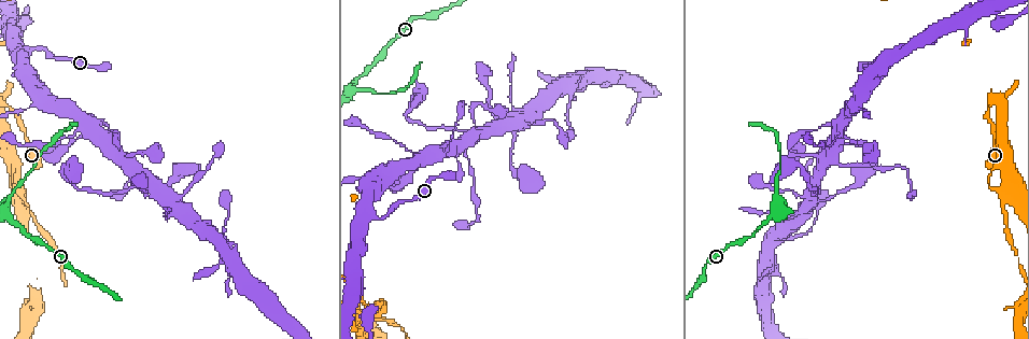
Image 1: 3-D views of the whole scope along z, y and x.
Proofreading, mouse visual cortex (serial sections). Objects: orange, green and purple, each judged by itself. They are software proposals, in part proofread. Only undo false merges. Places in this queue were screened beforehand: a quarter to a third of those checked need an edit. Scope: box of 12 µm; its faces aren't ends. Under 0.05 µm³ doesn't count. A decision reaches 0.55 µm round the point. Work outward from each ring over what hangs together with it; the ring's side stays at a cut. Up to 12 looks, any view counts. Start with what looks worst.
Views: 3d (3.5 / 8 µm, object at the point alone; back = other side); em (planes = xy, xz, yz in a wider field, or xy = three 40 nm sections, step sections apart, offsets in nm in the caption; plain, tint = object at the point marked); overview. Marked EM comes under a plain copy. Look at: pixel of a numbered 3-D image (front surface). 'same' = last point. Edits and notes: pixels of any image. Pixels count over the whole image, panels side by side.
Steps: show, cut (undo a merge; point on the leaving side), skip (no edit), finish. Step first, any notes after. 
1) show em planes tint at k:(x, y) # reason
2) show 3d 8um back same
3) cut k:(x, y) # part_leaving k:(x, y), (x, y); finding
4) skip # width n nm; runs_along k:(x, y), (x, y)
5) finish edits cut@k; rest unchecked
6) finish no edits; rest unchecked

show 3d 8um at 1:(375, 319) # thick turns thin

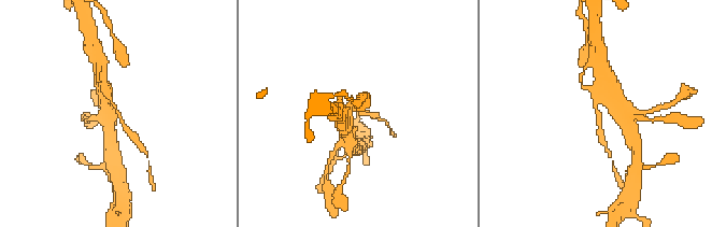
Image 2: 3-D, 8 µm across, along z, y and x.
show 3d 3.5um at 2:(596, 111)

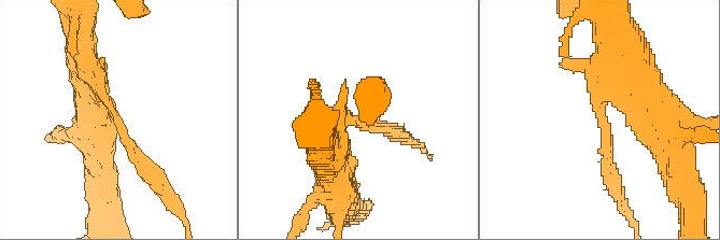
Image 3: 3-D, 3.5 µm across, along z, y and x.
show em xy step 2 tint at 3:(358, 121)

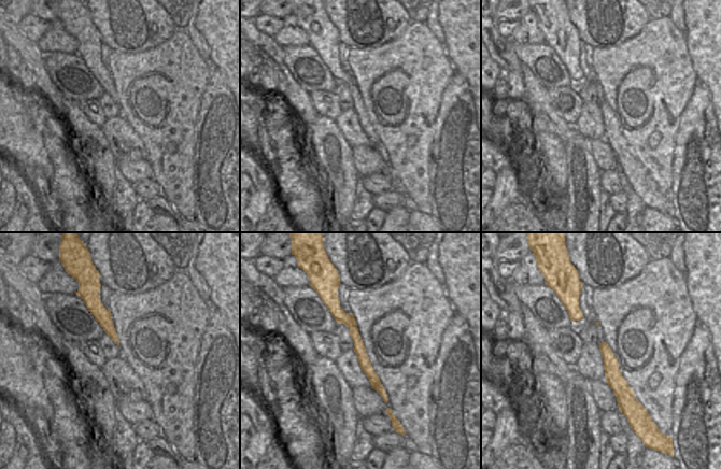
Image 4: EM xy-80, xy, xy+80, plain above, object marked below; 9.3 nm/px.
cut 3:(131, 149) # part_leaving 3:(116, 117), (137, 160), (172, 203); two cells meet here

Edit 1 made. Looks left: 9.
show overview # see it whole again

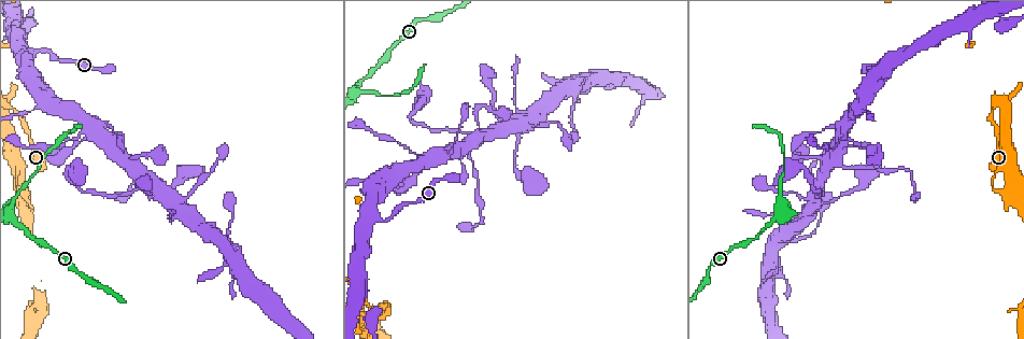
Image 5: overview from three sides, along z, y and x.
show 3d 3.5um at 5:(16, 191) # sudden change in width

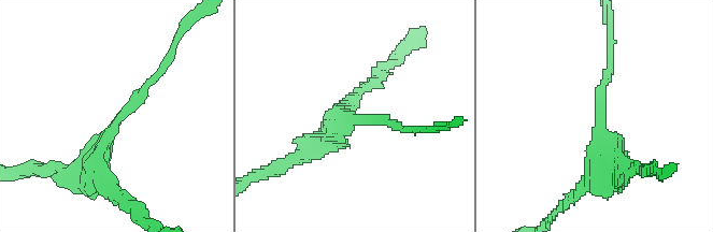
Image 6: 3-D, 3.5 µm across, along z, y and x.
show em xy step 3 tint at 6:(599, 118) # arm_widths 150, 300 nm; now the EM

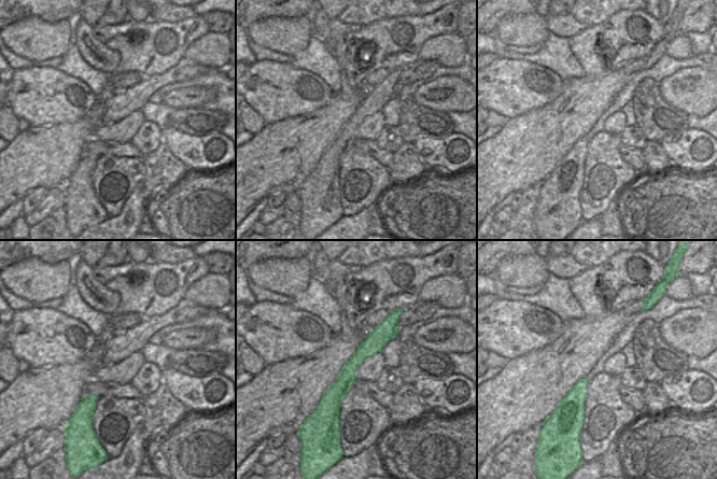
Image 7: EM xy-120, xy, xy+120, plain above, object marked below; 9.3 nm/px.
show em xy step 5 tint same # cut it another way

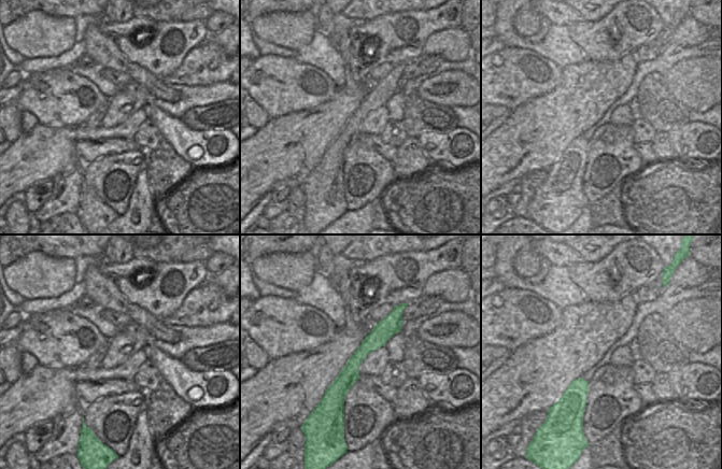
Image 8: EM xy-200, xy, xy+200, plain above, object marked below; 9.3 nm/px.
skip # runs_along 6:(101, 179), (101, 144), (165, 61); one cell here

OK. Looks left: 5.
show 3d 3.5um at 5:(865, 105) # a fork

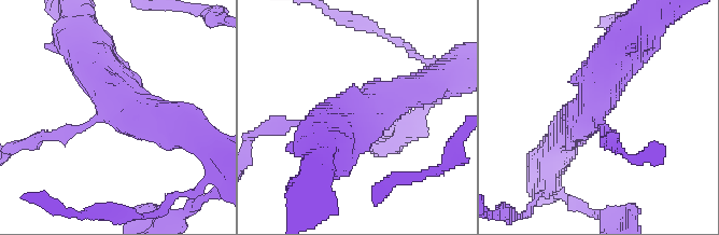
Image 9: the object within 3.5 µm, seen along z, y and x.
show em planes tint at 9:(598, 114) # arms 3; arm_widths 150, 500, 500 nm; shape alone is not enough

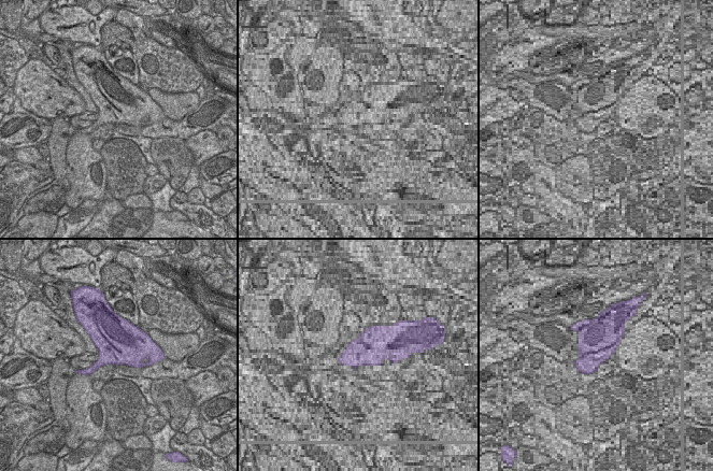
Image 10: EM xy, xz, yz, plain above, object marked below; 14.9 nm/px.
skip # width 650 nm; runs_along 9:(84, 43), (137, 115), (183, 125); one cell here

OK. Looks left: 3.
show 3d 3.5um back at 5:(90, 137) # two arms at a narrow angle

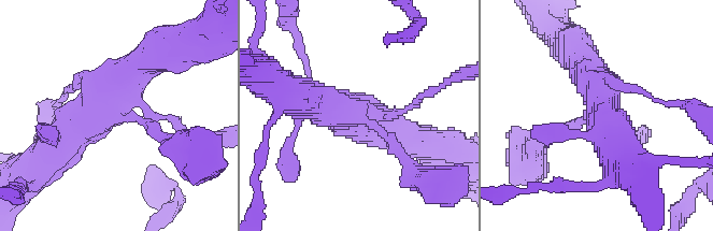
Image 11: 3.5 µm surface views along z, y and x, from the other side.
show em xy step 5 tint at 11:(356, 116)

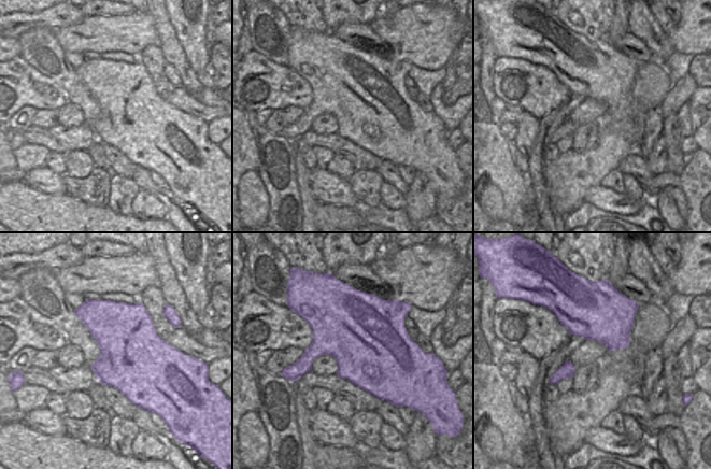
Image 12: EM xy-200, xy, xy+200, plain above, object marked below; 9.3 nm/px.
skip # runs_along 11:(153, 56), (136, 66), (51, 152); one cell here

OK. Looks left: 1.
finish edits cut@3; rest unchecked

